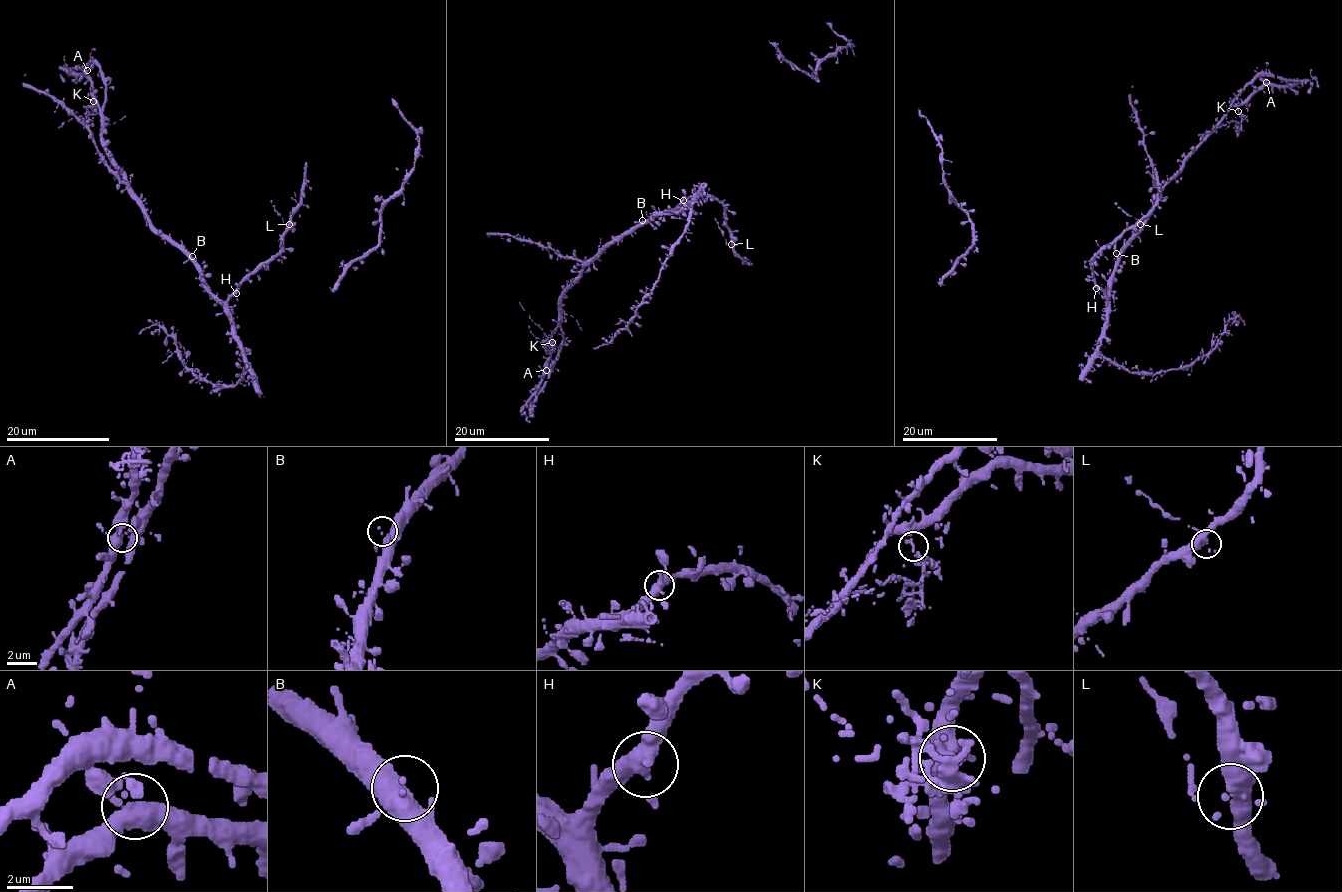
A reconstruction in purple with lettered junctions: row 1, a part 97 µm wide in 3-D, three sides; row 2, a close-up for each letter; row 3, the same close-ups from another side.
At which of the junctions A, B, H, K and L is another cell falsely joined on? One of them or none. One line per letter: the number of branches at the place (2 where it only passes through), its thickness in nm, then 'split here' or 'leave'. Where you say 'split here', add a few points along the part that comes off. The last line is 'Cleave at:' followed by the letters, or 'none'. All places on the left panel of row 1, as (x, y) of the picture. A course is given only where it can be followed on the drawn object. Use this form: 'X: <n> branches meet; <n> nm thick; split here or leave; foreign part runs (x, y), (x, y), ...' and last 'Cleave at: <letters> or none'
A: 3 branches meet; 340 nm thick; leave
B: 2 branches meet; 240 nm thick; leave
H: 3 branches meet; 360 nm thick; leave
K: 3 branches meet; 200 nm thick; split here; foreign part runs (94, 101), (91, 114), (87, 112), (83, 117), (71, 118), (58, 128)
L: 2 branches meet; 240 nm thick; leave
Cleave at: K

